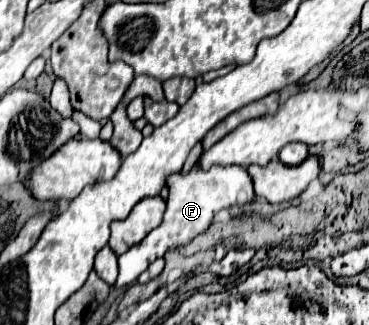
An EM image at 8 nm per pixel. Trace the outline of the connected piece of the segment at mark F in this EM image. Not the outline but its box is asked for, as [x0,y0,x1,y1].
[113,166,255,288]

